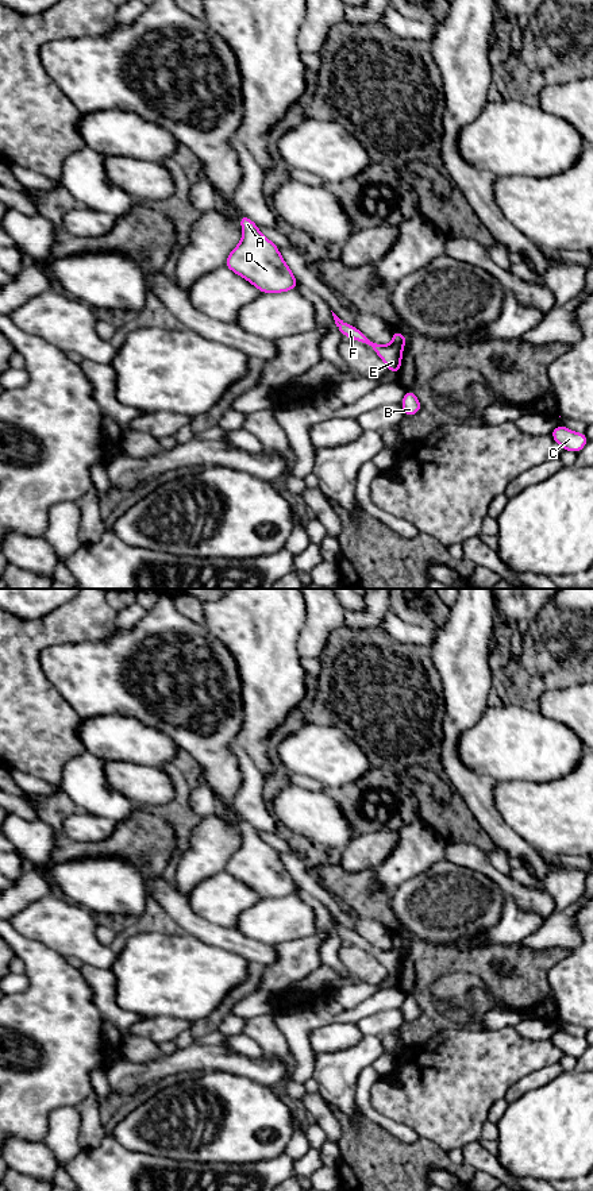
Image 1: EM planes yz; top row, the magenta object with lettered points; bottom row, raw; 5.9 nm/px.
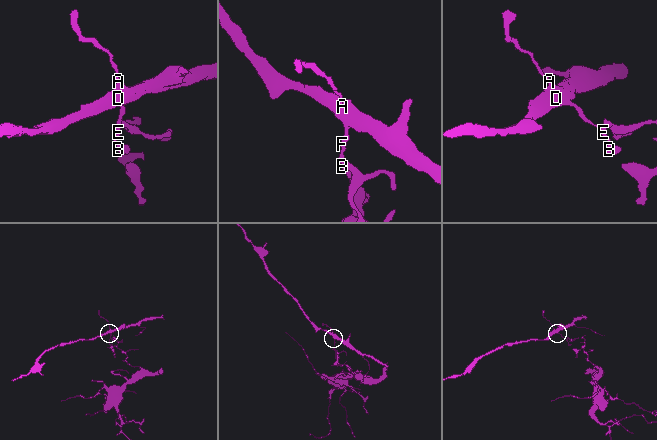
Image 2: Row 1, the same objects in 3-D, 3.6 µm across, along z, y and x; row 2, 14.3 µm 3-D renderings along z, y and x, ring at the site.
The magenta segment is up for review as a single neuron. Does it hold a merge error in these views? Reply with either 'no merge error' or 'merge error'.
merge error

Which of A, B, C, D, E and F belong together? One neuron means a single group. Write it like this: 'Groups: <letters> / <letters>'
Groups: A B D E F / C

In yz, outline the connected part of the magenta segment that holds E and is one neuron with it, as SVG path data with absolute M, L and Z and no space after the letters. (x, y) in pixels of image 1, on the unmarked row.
M332 917L332 921L334 921L335 929L342 940L371 952L377 957L377 960L385 967L388 976L392 976L396 980L400 978L403 952L397 951L394 947L389 951L378 949L378 948L373 947L371 944L369 944L358 933L349 930L343 925L340 925L334 917Z

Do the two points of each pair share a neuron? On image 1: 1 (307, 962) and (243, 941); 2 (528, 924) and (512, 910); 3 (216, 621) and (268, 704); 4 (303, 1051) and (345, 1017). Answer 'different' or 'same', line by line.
1: different
2: same
3: same
4: same

